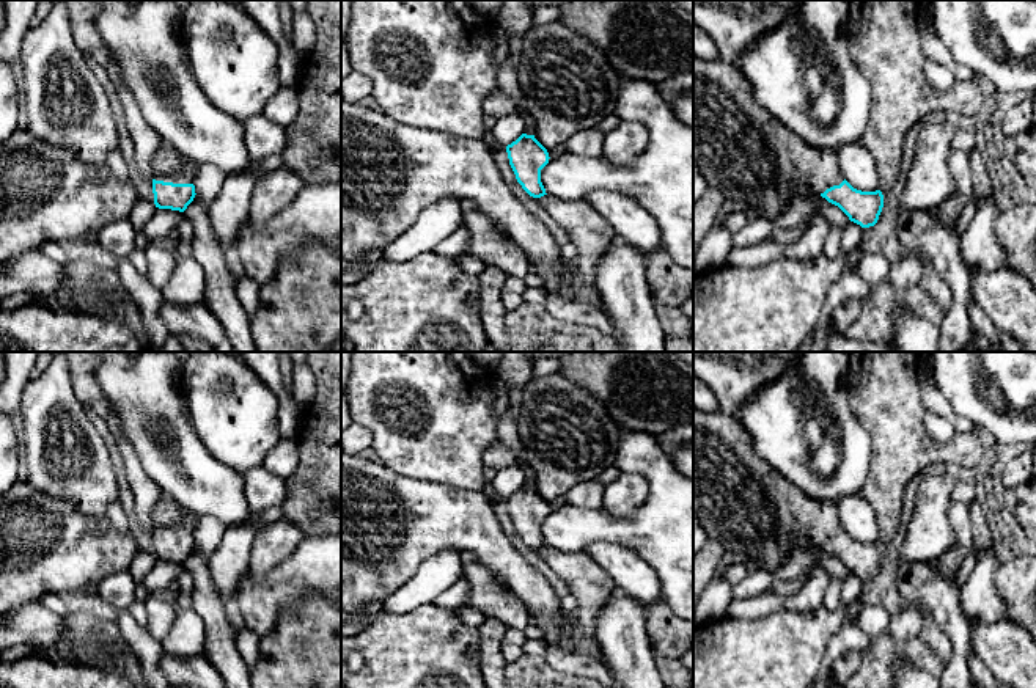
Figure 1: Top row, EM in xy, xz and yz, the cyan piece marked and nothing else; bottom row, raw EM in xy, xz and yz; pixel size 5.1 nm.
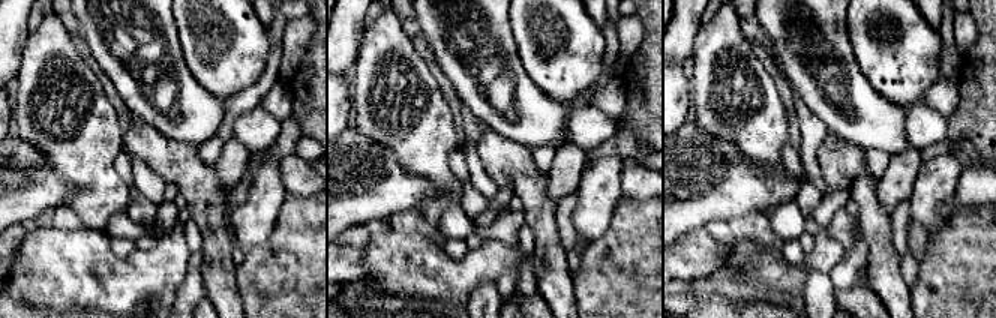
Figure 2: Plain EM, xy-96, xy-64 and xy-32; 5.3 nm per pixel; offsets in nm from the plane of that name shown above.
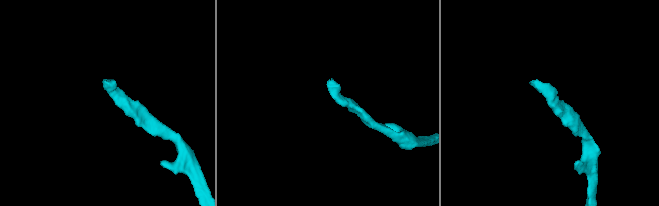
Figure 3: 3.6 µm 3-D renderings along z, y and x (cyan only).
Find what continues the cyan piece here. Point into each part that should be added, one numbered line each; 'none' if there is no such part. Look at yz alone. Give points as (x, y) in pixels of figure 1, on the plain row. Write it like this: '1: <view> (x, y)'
1: yz (744, 503)

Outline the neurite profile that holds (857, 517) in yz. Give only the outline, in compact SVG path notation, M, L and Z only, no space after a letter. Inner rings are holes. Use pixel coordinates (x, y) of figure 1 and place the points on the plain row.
M858 495L838 501L838 515L844 531L857 542L879 542L879 521L873 507Z

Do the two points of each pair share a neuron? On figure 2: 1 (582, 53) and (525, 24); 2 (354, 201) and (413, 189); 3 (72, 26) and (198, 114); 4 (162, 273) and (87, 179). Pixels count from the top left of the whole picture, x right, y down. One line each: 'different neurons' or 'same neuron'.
1: same neuron
2: same neuron
3: different neurons
4: different neurons

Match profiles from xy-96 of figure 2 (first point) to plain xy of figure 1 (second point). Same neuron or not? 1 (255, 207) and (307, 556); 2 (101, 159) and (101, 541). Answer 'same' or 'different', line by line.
1: different
2: different

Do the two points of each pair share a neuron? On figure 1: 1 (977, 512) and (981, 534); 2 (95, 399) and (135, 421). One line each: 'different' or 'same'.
1: same
2: different

